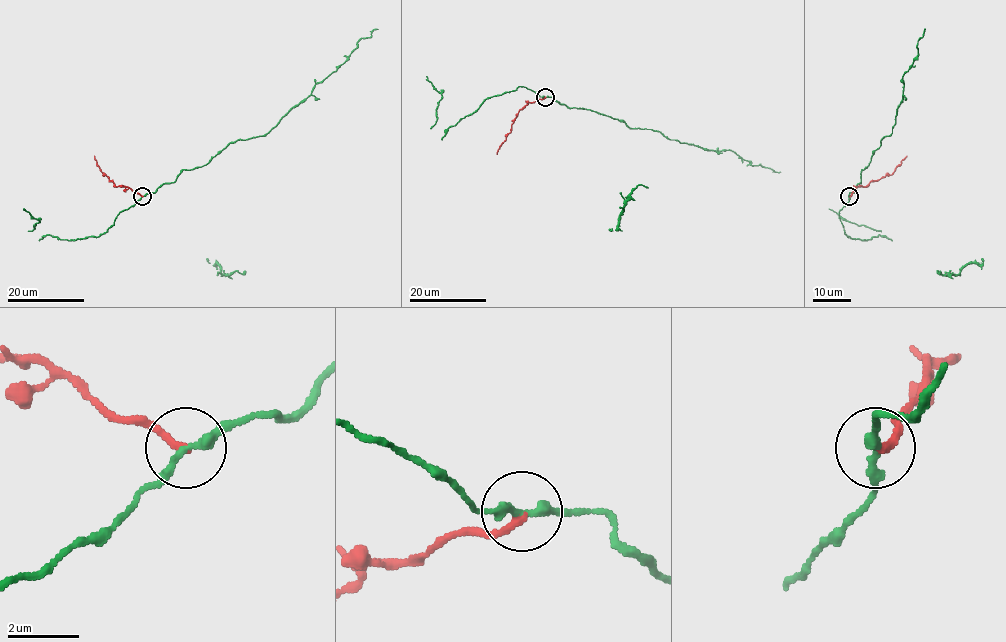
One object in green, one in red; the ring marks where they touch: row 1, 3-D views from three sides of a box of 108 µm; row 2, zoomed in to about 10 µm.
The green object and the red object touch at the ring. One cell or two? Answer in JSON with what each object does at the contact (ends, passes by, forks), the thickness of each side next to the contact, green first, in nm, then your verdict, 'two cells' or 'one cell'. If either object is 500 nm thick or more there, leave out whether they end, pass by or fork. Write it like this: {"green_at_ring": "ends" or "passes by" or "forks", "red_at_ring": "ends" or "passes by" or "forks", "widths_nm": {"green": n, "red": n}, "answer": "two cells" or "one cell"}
{"green_at_ring": "passes by", "red_at_ring": "ends", "widths_nm": {"green": 240, "red": 200}, "answer": "two cells"}

